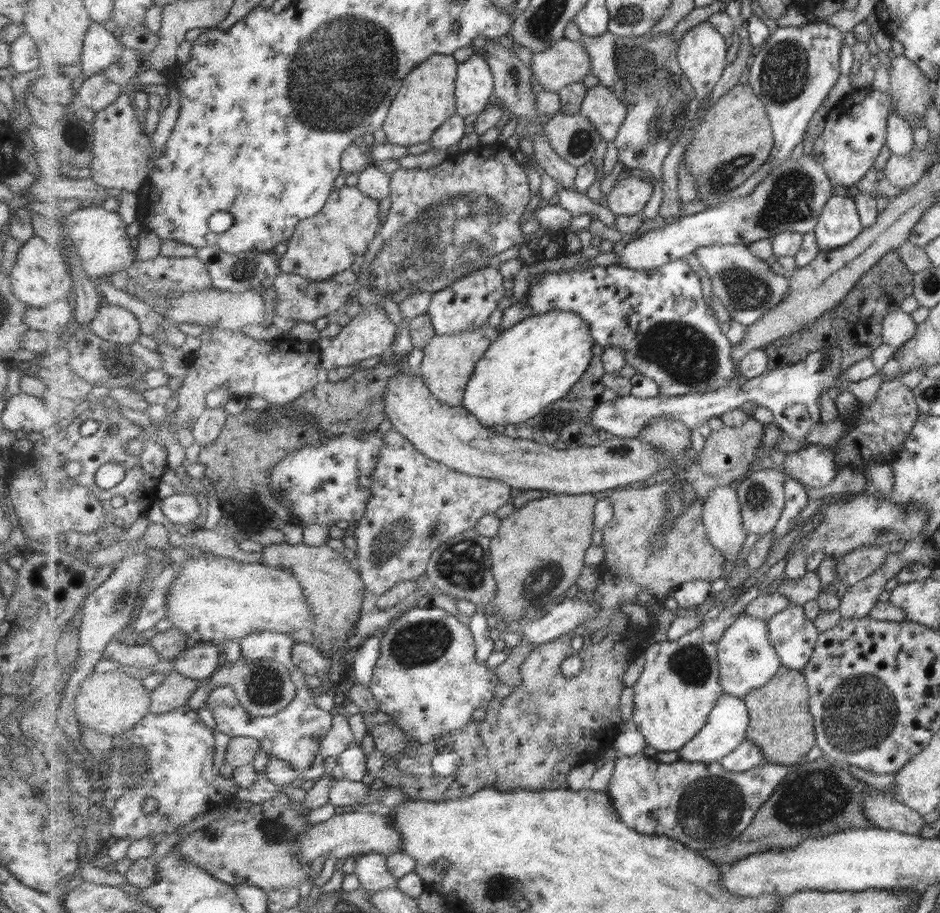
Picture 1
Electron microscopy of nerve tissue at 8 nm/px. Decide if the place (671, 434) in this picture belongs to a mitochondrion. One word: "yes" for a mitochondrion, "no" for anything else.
yes

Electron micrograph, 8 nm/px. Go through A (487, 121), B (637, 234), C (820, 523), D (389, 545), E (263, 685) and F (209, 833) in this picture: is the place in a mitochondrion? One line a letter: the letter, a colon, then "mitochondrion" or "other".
A: other
B: other
C: other
D: mitochondrion
E: mitochondrion
F: other

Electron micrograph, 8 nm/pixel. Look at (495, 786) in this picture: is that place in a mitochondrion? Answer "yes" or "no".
no

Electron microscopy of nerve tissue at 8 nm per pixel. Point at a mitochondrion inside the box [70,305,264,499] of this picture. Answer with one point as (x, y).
(121, 368)

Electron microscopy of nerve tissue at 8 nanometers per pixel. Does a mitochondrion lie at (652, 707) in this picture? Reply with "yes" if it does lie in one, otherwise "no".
no

